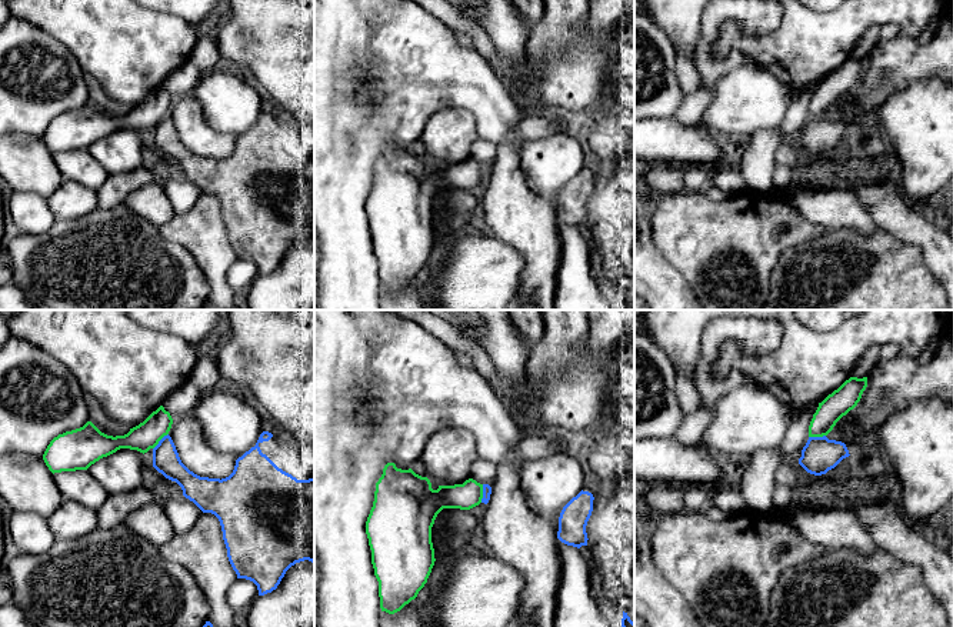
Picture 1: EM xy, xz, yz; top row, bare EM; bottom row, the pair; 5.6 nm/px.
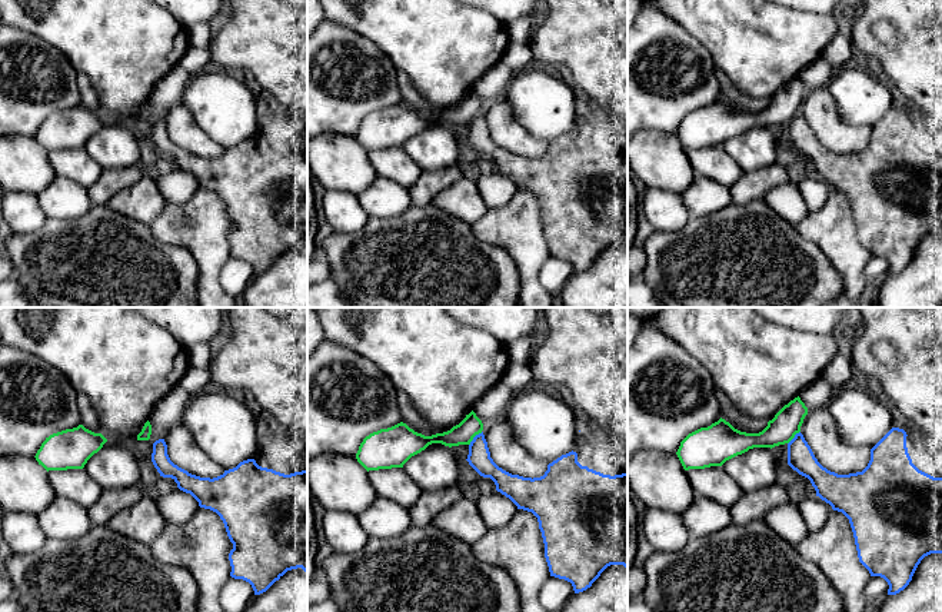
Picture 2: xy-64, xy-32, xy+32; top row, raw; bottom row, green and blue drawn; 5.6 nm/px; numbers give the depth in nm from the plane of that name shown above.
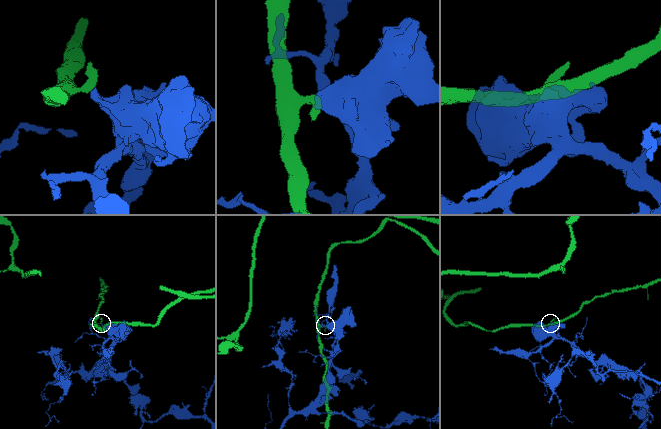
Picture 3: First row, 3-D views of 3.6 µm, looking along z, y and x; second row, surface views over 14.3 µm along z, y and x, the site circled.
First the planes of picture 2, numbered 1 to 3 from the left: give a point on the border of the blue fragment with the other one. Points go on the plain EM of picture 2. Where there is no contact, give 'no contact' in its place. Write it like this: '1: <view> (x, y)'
1: no contact
2: xy-32 (473, 116)
3: xy+32 (794, 116)

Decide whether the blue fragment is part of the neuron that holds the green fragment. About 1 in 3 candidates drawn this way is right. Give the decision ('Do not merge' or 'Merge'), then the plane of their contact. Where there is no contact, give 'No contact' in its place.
Do not merge. Touches green in xz

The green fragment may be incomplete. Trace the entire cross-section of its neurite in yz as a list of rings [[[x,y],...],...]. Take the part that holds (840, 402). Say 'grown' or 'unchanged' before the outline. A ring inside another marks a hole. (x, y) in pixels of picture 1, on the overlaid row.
unchanged | [[[850,377],[819,403],[809,426],[809,437],[827,436],[836,423],[857,406],[866,387],[867,377]]]

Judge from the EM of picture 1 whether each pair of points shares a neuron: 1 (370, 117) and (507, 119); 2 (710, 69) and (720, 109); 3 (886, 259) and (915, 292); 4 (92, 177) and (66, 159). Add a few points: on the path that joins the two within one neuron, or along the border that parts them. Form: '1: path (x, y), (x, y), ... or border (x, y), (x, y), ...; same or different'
1: path (405, 94), (473, 94); same
2: border (740, 66), (727, 72), (710, 89); different
3: path (890, 267), (906, 283); same
4: path (86, 172), (80, 166), (72, 164); same

